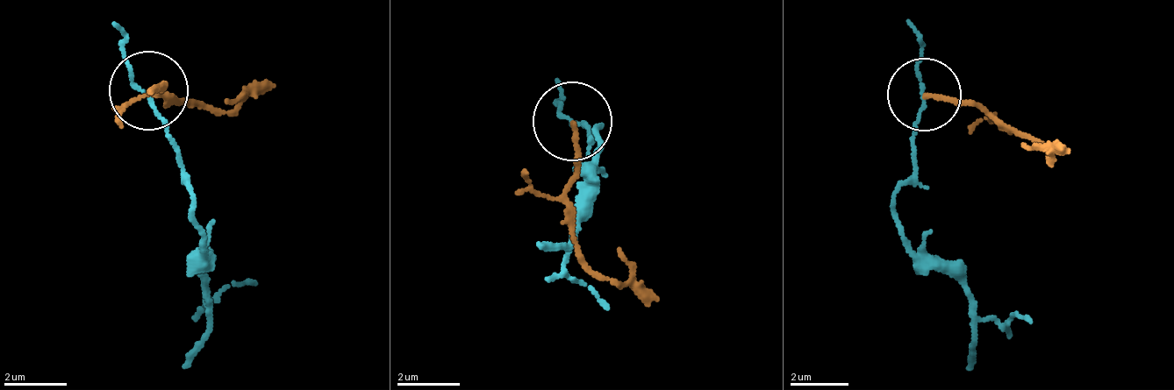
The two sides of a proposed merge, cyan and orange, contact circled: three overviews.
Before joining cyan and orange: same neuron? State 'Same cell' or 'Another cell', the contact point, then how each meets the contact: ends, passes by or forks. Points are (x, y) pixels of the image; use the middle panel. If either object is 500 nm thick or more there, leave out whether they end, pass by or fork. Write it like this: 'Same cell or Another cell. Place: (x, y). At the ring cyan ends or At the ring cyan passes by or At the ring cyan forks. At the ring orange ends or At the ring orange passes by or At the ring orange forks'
Another cell. Place: (572, 121). At the ring cyan passes by. At the ring orange ends

